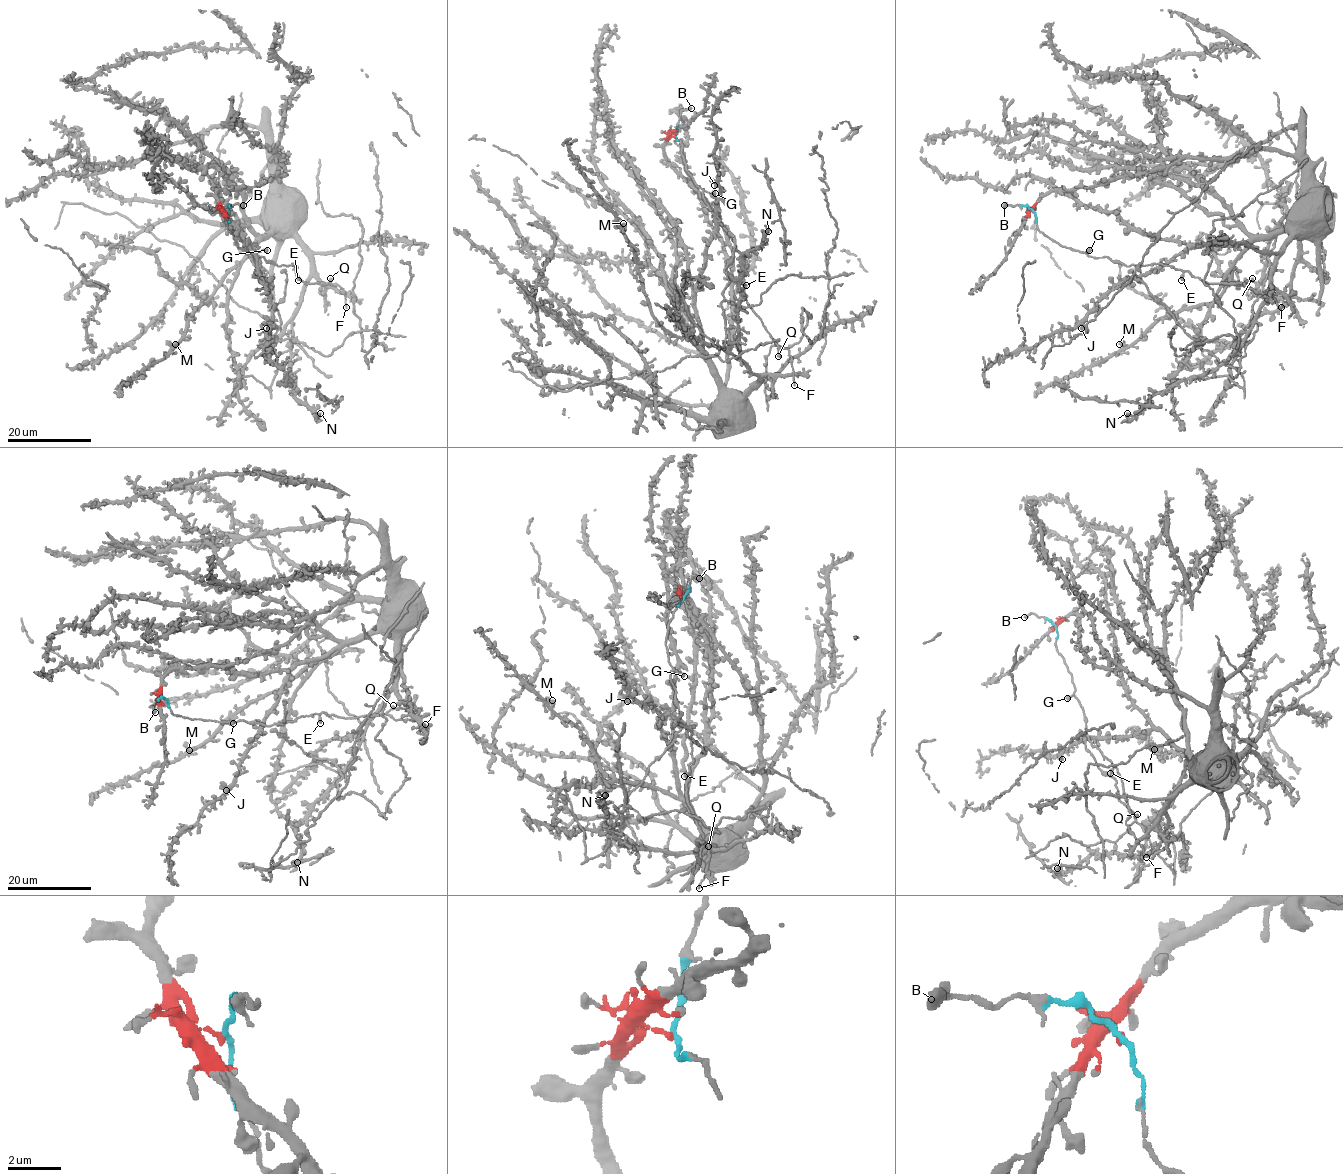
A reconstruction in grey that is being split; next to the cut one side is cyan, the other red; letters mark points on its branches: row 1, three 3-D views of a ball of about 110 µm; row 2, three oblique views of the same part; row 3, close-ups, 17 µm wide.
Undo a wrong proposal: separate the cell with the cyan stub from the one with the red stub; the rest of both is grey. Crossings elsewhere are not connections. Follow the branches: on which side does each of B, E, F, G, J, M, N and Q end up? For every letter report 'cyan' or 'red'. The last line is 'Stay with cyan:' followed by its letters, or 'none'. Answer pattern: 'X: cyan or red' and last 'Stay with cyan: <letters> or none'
B: cyan
E: cyan
F: cyan
G: cyan
J: red
M: red
N: red
Q: cyan
Stay with cyan: B, E, F, G, Q

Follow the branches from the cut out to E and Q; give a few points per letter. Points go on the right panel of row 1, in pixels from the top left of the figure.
E: (1033, 211), (1037, 228), (1062, 246), (1096, 258), (1105, 257), (1127, 266), (1173, 266), (1183, 272), (1181, 280)
Q: (1033, 211), (1040, 231), (1091, 257), (1107, 257), (1127, 266), (1173, 266), (1207, 283), (1242, 283), (1252, 277)

